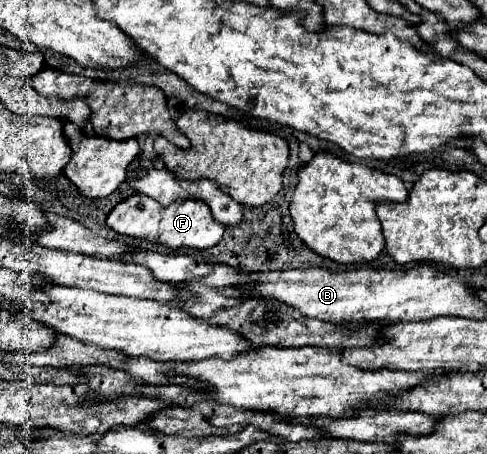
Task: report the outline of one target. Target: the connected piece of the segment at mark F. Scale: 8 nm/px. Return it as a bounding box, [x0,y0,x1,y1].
[105,193,223,249]

